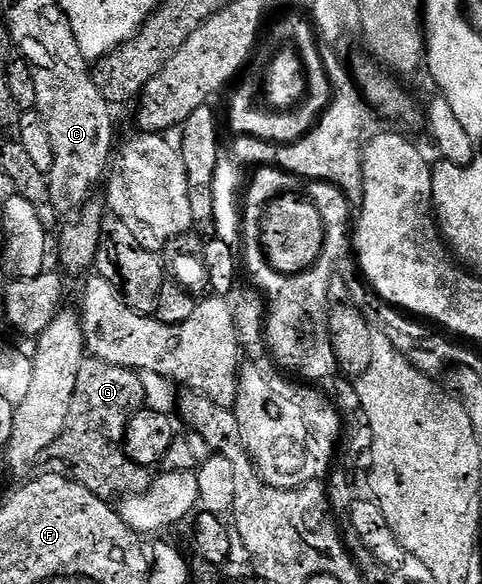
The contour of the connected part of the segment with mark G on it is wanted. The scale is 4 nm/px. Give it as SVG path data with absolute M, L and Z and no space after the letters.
M84 357L81 372L77 372L77 388L69 404L67 423L61 436L45 448L42 469L81 484L104 500L145 493L151 486L152 471L131 462L125 449L128 422L144 406L143 388L136 371L102 362L100 358Z

